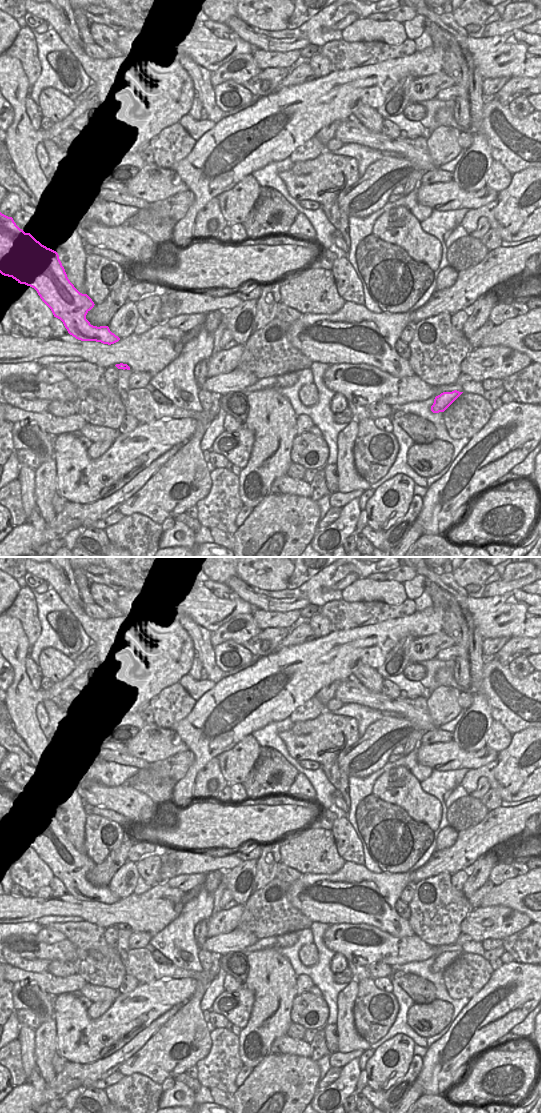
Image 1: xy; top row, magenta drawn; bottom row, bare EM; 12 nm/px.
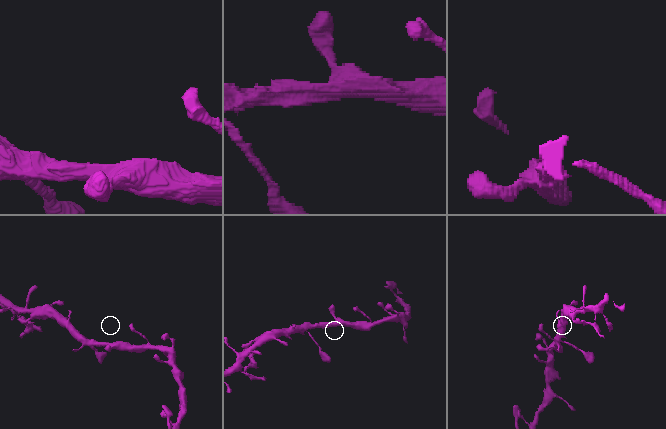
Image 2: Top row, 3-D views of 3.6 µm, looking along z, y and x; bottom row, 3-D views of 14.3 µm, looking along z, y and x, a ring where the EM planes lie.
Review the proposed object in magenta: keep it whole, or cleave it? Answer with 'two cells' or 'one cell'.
one cell

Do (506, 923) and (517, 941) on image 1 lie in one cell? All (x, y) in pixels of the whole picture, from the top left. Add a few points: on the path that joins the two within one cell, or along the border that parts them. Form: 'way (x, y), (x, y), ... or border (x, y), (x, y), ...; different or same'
border (530, 923), (502, 940); different

